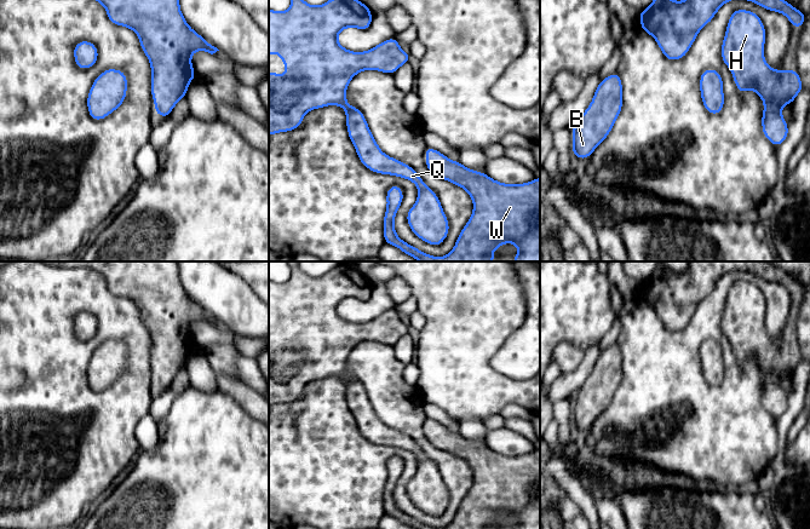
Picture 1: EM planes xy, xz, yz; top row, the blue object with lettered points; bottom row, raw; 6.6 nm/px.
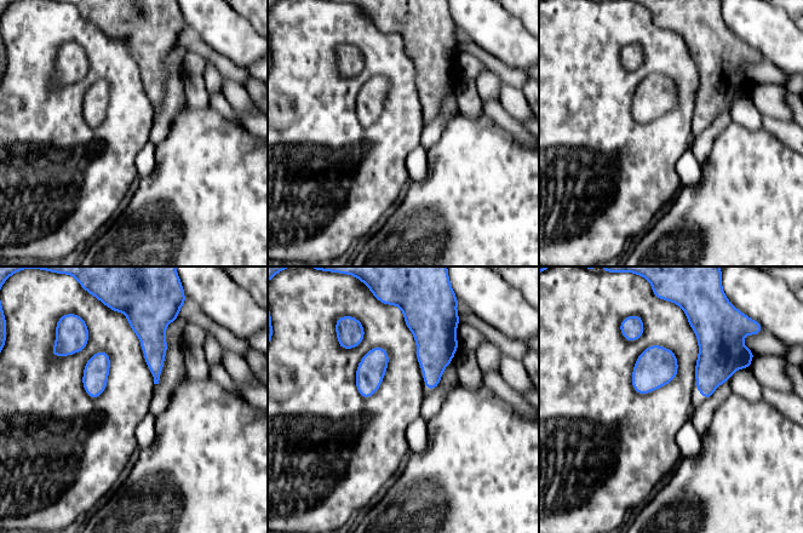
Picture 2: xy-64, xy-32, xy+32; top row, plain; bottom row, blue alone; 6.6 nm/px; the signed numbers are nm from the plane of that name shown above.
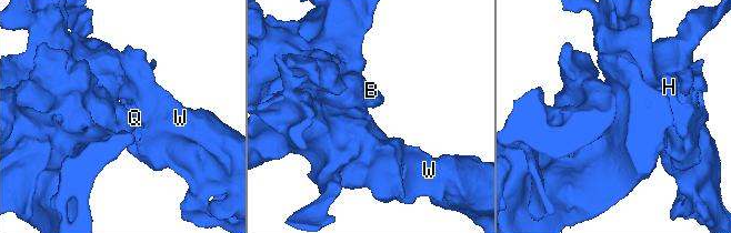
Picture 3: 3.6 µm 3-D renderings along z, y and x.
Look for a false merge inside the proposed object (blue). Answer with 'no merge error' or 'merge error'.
no merge error

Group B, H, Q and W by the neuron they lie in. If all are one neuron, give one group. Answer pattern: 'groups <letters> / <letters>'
groups B H Q W

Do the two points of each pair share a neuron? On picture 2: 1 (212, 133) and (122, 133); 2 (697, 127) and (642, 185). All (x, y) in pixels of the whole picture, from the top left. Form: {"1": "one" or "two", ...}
{"1": "two", "2": "two"}

